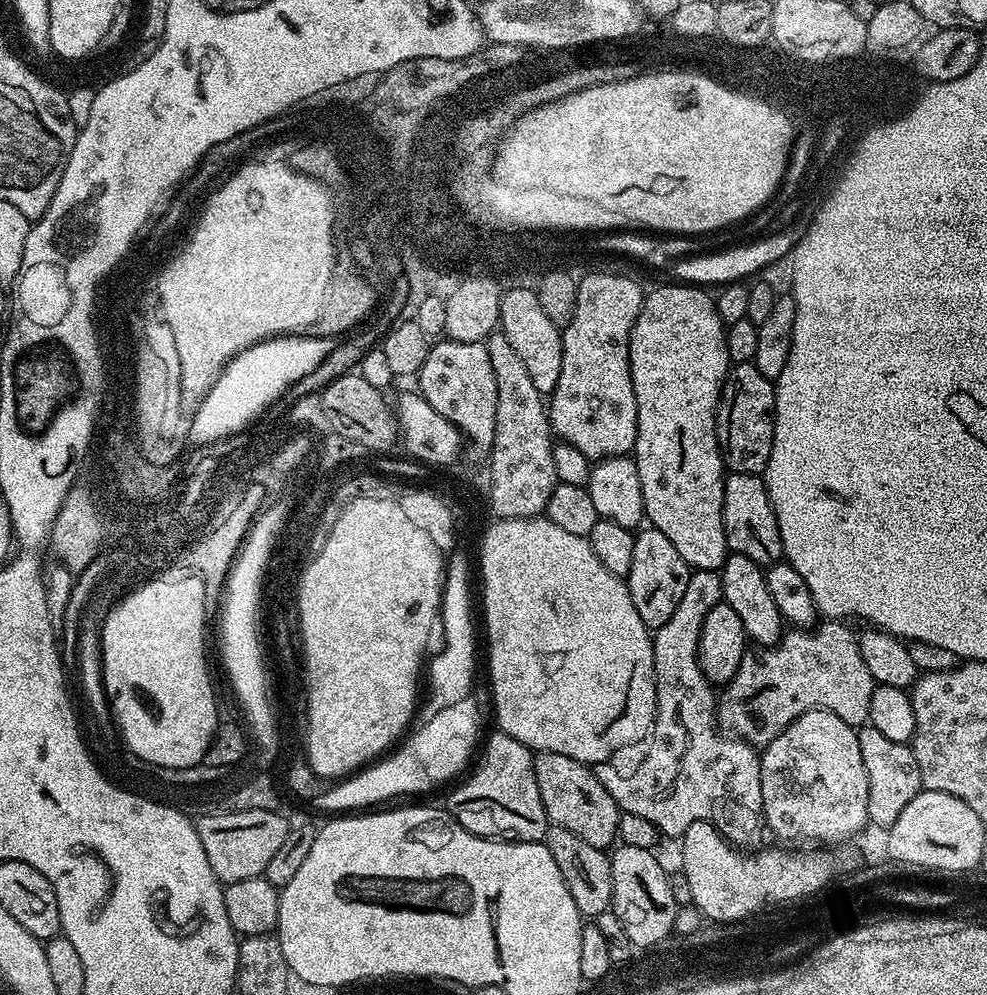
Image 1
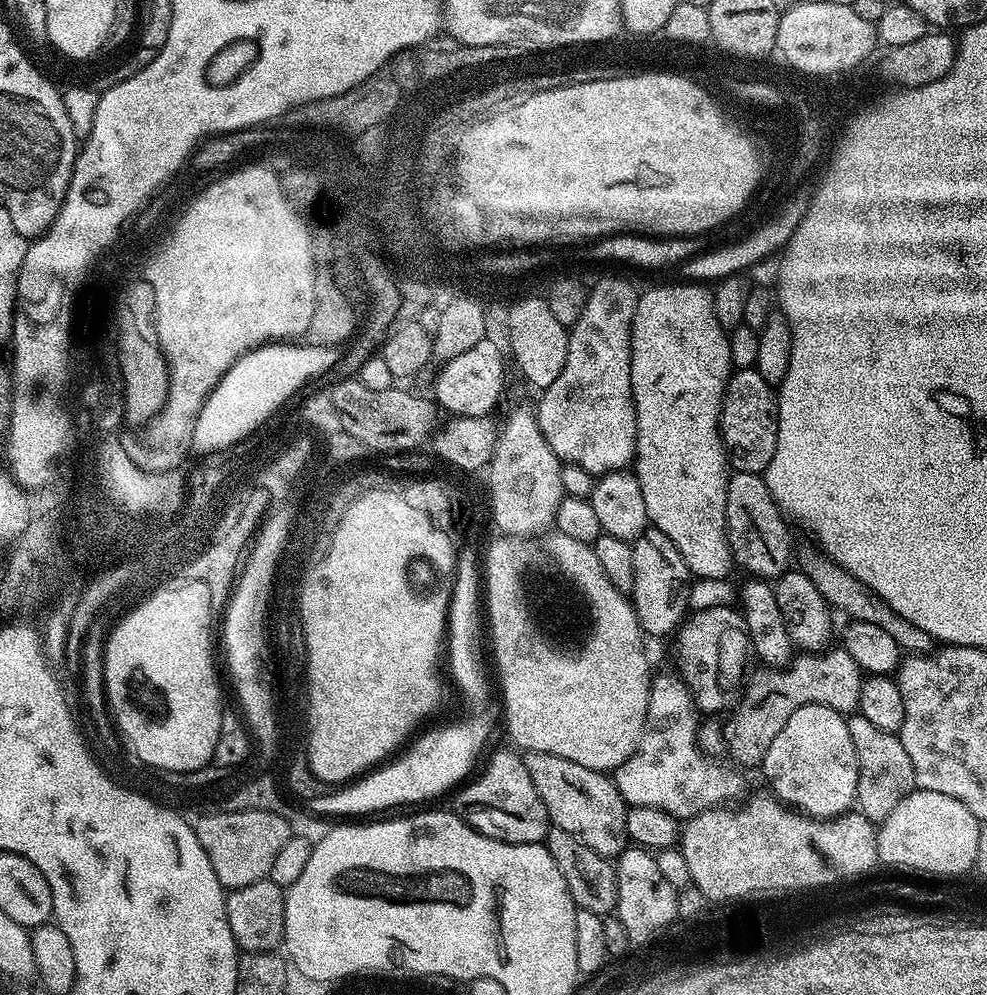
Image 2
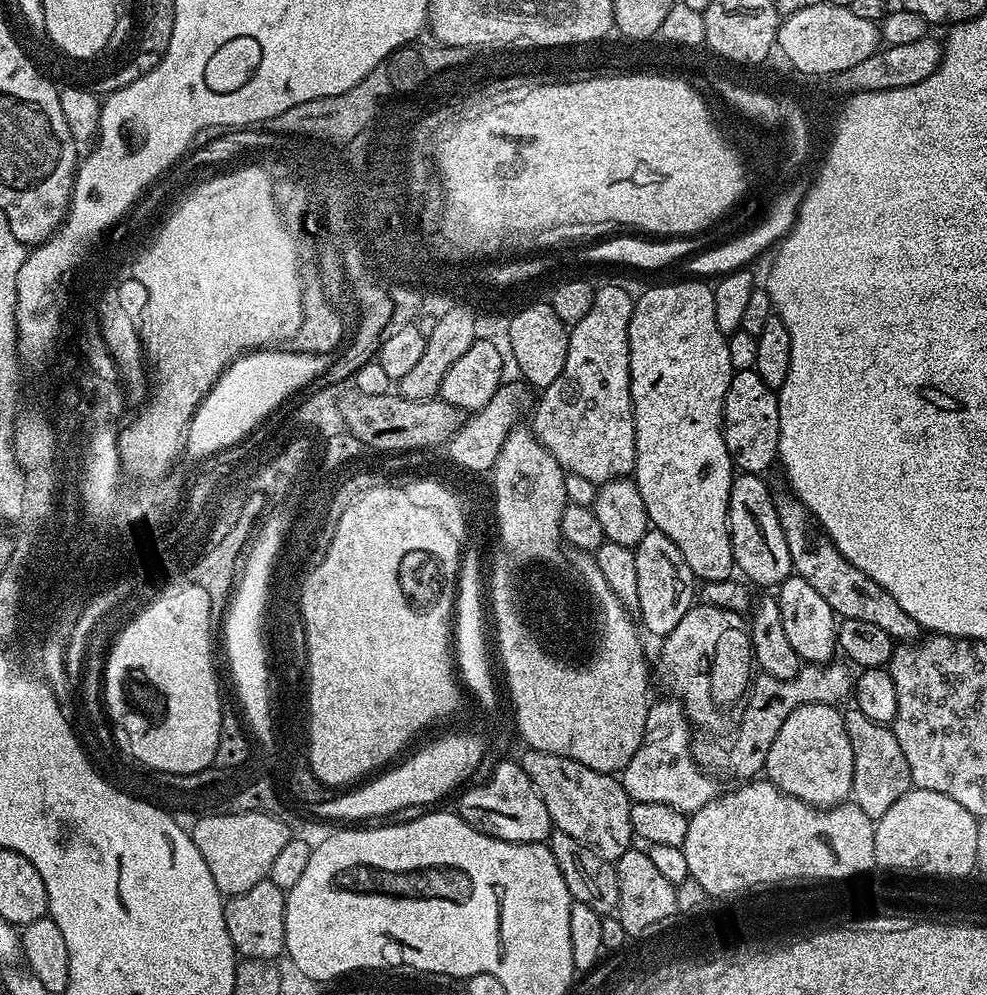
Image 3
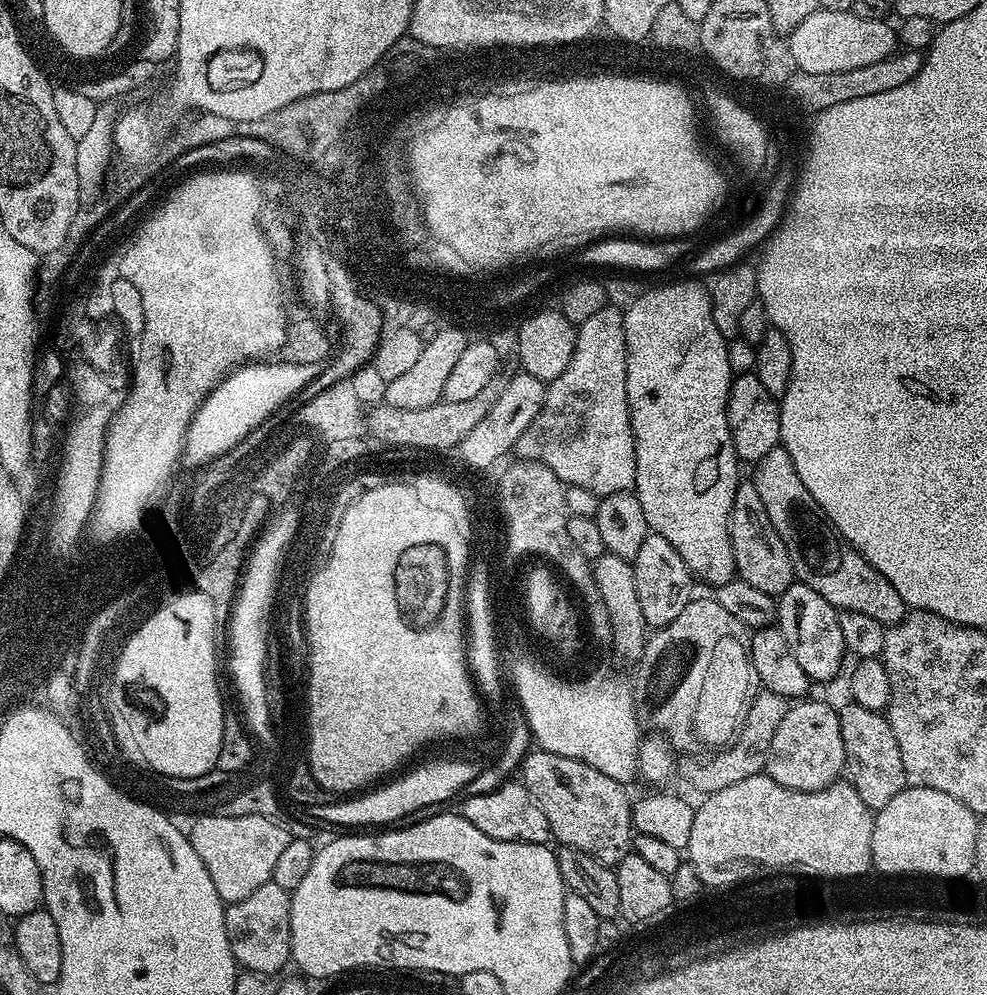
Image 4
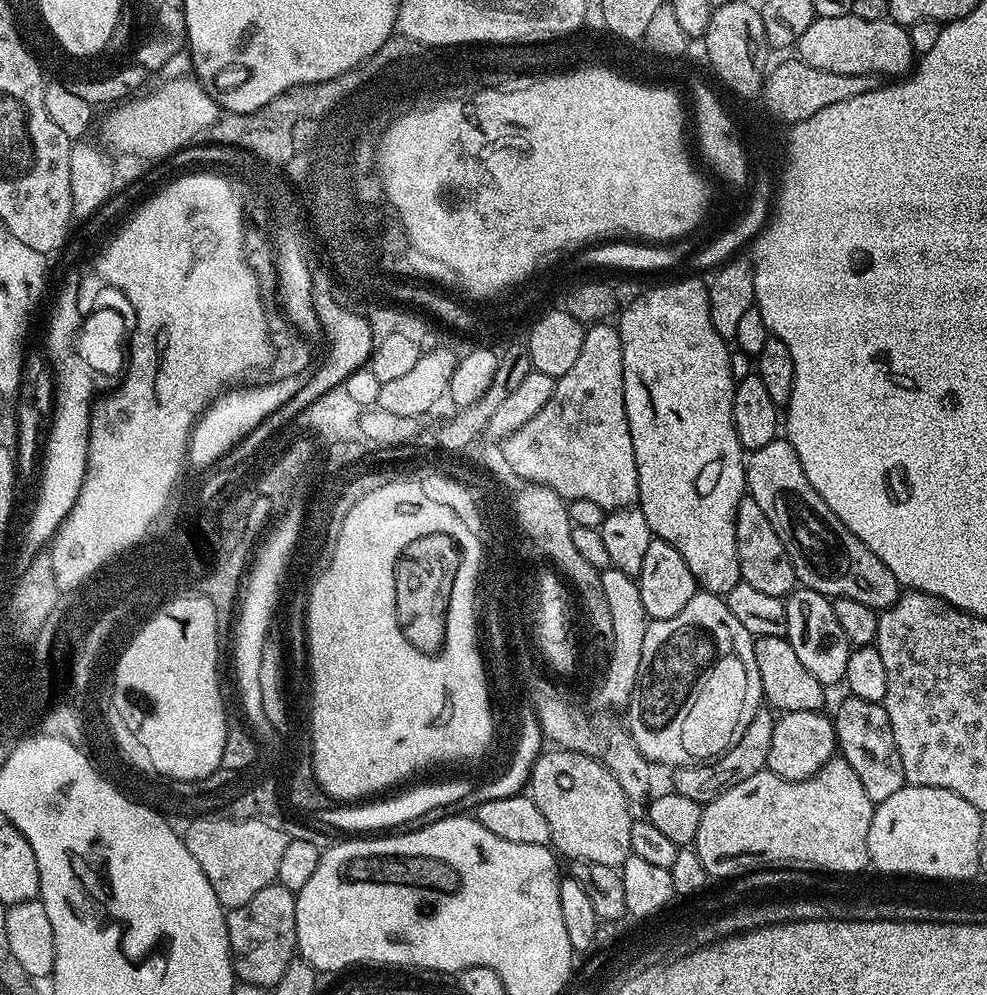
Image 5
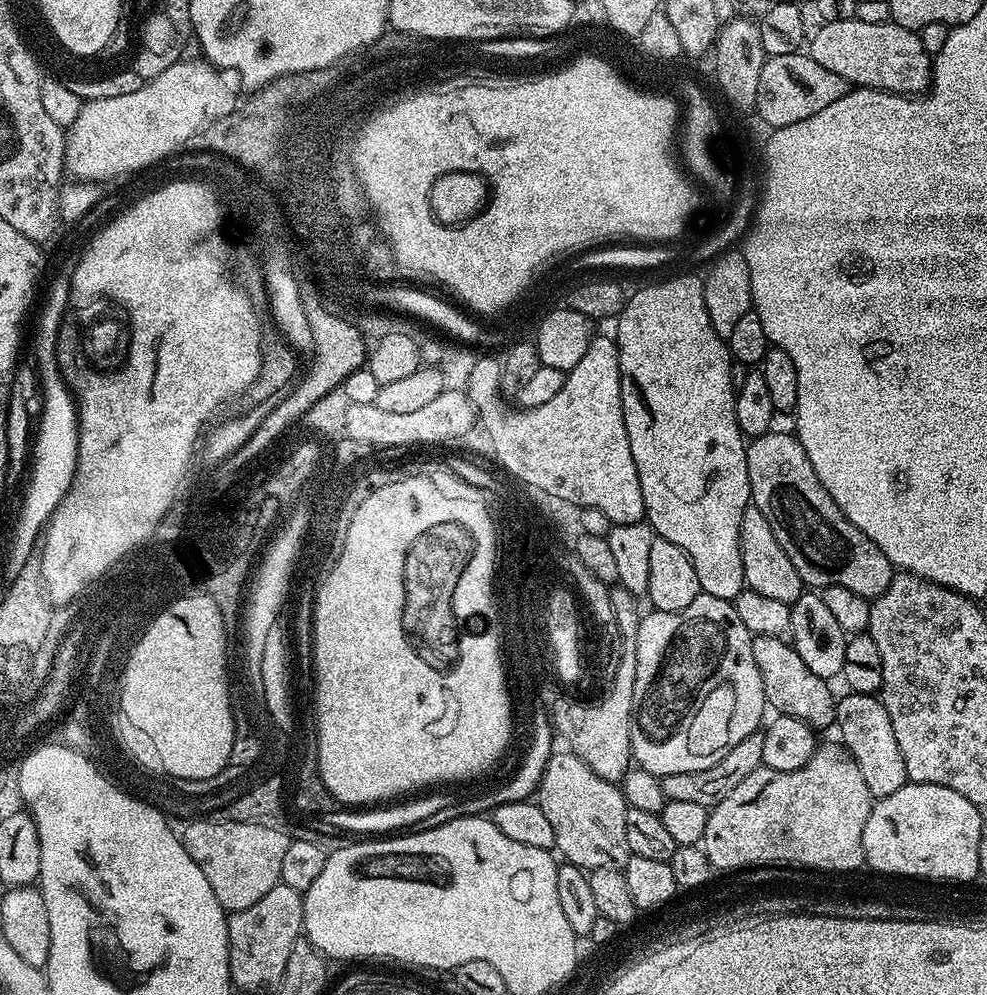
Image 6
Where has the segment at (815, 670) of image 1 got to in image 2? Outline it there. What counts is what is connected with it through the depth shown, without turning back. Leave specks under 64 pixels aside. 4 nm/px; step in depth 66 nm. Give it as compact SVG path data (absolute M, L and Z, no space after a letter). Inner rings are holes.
M842 646L804 652L787 666L760 666L757 669L753 676L751 673L747 677L731 709L732 717L724 724L724 740L739 765L763 765L766 750L770 750L770 742L774 742L774 737L782 731L782 726L786 726L790 714L794 714L794 710L802 710L802 706L821 704L830 706L830 710L841 714L852 714L859 709L864 676L858 662L854 662L854 658L850 658L850 654Z

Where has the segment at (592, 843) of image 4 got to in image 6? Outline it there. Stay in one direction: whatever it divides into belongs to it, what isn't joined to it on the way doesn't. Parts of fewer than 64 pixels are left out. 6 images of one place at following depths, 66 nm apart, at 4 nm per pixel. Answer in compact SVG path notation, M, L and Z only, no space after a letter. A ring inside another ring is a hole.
M570 750L563 751L555 751L546 762L540 785L534 793L535 803L539 804L542 814L546 814L550 827L554 829L555 851L567 863L585 870L623 870L632 857L626 840L629 805L623 791L613 781L598 778L598 774L594 774L594 770L590 770L590 766Z

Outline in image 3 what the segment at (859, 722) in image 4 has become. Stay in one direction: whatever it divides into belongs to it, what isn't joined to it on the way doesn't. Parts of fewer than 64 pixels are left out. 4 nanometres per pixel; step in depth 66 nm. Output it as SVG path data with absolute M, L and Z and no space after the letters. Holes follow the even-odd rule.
M855 706L843 713L846 734L850 738L850 750L854 750L854 778L852 779L851 803L862 810L873 822L880 820L902 794L912 791L910 778L910 762L906 762L906 754L902 754L902 746L898 746L898 738L887 724L874 722L874 718L866 718L862 710Z

